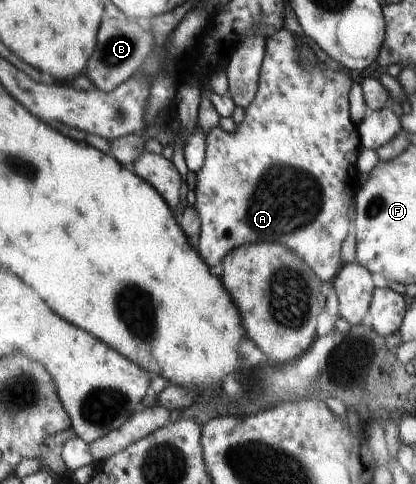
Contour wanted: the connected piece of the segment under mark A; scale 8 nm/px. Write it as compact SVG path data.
M279 30L266 38L266 53L259 73L257 91L252 103L244 111L244 121L236 125L234 133L228 133L220 127L213 127L206 139L206 153L202 168L196 173L196 184L191 186L195 195L193 204L200 221L200 236L198 239L199 257L210 268L218 267L226 258L226 255L242 245L254 243L268 243L274 241L290 251L297 253L299 257L312 269L312 272L324 283L332 282L342 267L342 245L348 237L351 199L357 194L357 156L361 151L360 139L357 135L357 127L350 118L349 96L353 80L350 75L333 65L325 57L316 65L298 65L302 63L298 57L298 41L290 31Z

